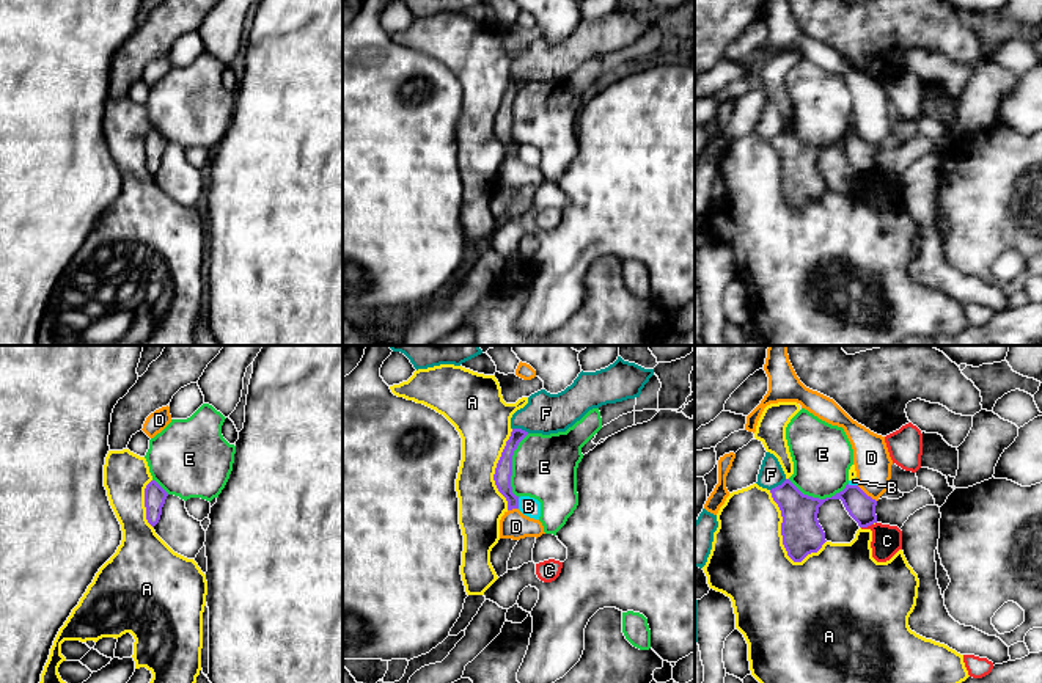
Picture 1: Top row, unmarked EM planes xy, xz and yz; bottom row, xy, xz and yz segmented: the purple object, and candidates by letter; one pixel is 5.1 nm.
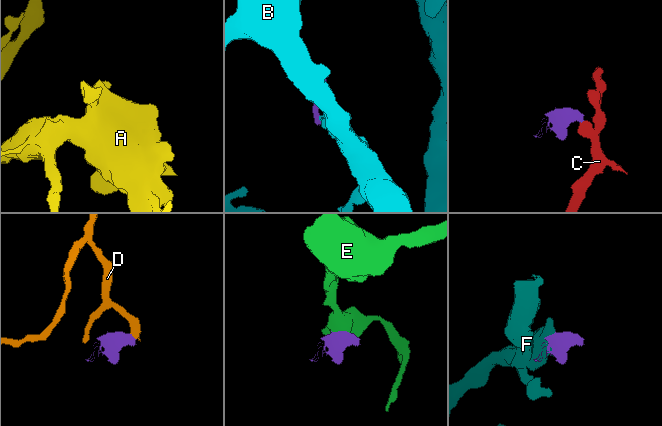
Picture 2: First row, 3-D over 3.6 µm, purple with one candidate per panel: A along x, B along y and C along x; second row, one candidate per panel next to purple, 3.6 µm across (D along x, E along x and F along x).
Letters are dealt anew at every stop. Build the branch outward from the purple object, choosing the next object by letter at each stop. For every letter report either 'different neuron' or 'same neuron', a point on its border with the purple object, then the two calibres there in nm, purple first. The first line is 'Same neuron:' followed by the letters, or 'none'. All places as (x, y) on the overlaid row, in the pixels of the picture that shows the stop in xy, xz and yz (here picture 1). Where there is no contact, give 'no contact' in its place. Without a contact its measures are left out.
Same neuron: none
A: different neuron; contact yz (781, 529); calibres 200 and 400 nm
B: different neuron; contact xz (517, 503); calibres 90 and 100 nm
C: different neuron; contact yz (866, 526); calibres 140 and 160 nm
D: different neuron; contact yz (865, 493); calibres 140 and 190 nm
E: different neuron; contact xz (511, 465); calibres 90 and 340 nm
F: different neuron; contact xz (520, 429); calibres 90 and 220 nm

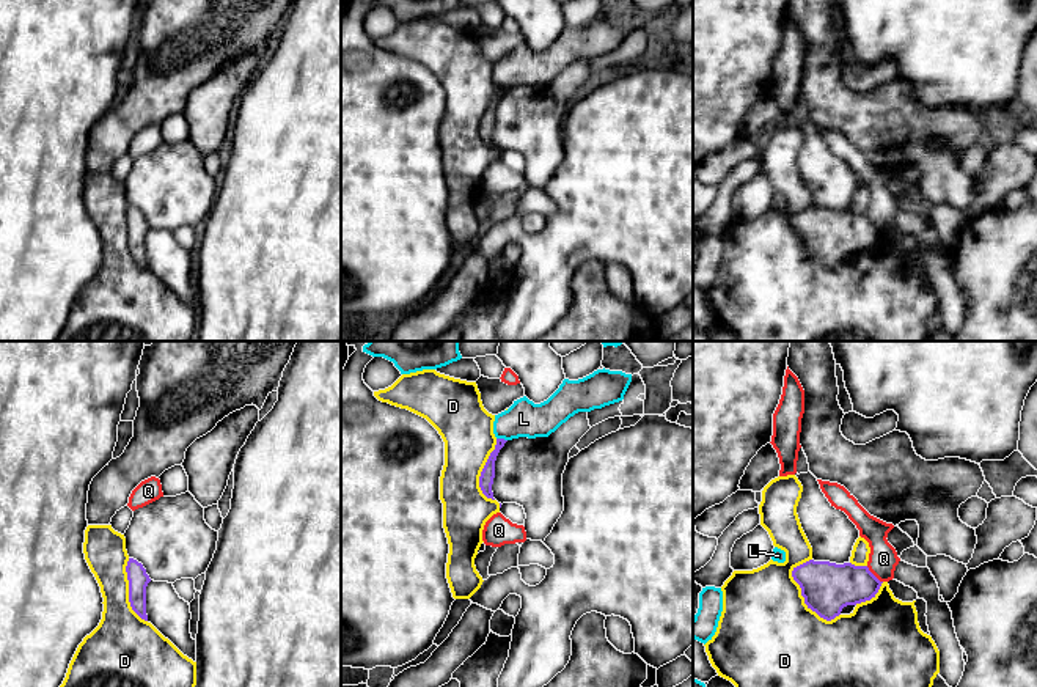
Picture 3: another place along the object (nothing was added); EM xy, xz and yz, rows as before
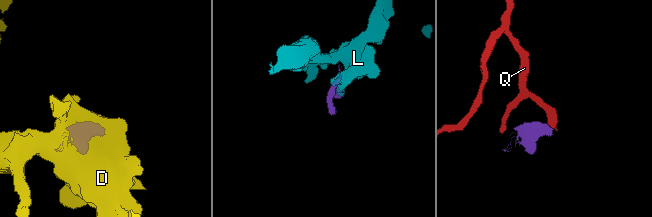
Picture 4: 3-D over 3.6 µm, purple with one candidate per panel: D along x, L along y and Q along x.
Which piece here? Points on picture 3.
Same neuron: none
D: different neuron; contact yz (805, 602); calibres 260 and 500 nm
L: different neuron; contact xz (502, 439); calibres 80 and 190 nm
Q: different neuron; contact yz (872, 574); calibres 260 and 150 nm

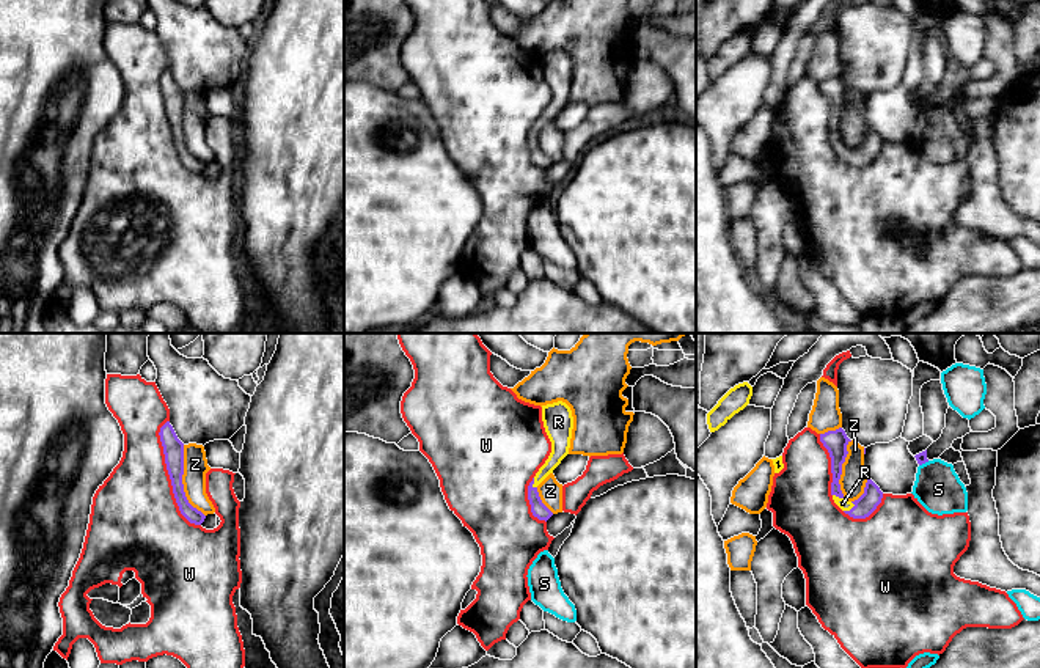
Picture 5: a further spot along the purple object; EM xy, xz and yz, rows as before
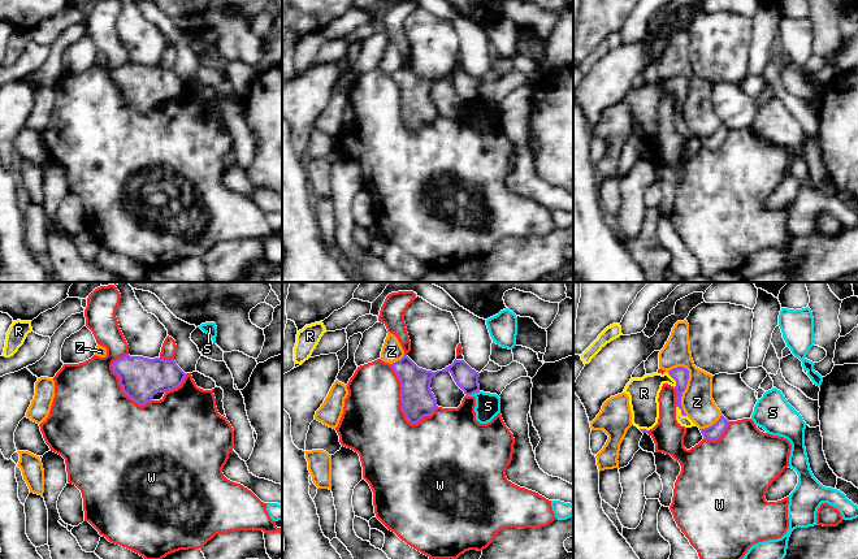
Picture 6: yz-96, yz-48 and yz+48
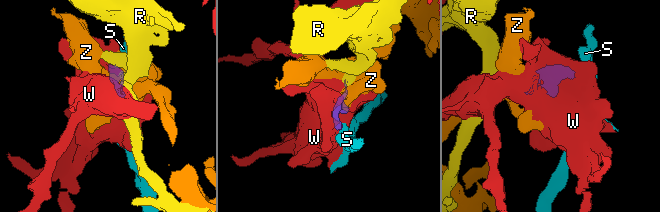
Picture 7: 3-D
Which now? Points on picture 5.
Same neuron: R
R: same neuron; contact yz (850, 510); calibres 100 and 60 nm
S: different neuron; contact yz (924, 462); calibres 60 and 240 nm
W: different neuron; contact xy (170, 477); calibres 110 and 420 nm
Z: different neuron; contact xy (181, 481); calibres 110 and 130 nm

